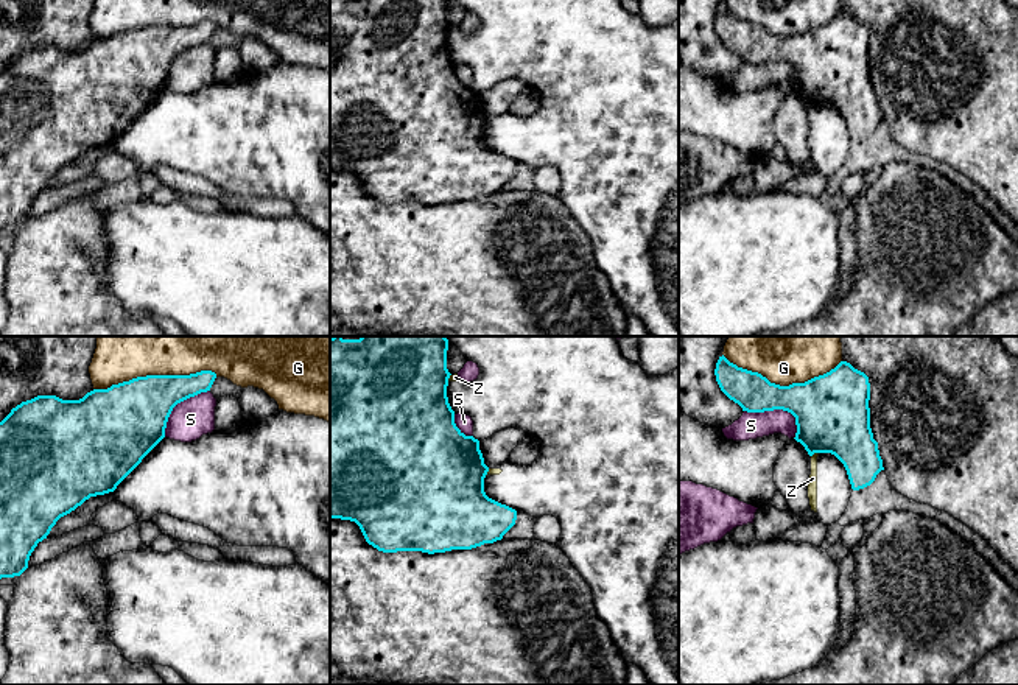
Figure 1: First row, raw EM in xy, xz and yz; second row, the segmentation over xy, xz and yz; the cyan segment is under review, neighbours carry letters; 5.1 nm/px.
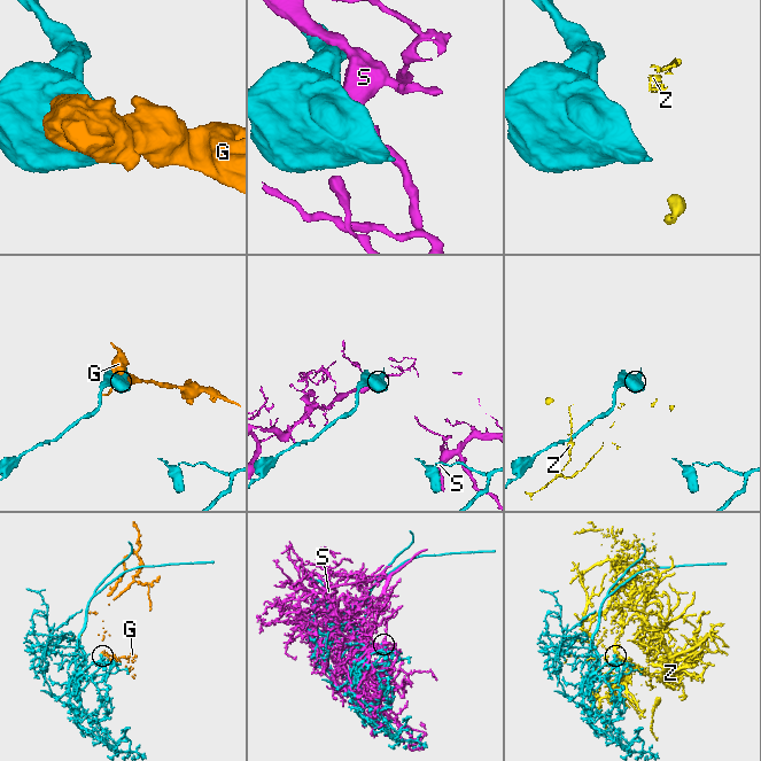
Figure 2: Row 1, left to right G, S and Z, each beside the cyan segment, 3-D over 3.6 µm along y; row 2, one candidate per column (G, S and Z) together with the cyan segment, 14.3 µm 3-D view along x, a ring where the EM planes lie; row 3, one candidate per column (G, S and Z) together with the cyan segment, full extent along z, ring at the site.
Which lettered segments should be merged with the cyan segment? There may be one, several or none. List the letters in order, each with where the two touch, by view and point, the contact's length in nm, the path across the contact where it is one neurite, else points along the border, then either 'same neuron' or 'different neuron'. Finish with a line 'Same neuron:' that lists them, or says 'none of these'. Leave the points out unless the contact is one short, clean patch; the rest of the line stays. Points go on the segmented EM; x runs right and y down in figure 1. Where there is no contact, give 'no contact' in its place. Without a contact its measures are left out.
G: meets cyan in xy at (154, 375); contact 650 nm long; different neuron
S: meets cyan in yz at (779, 408); contact 300 nm long; different neuron
Z: meets cyan in yz at (814, 452); contact 50 nm long; different neuron
Same neuron: none of these

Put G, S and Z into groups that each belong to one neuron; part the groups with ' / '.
G / S / Z

